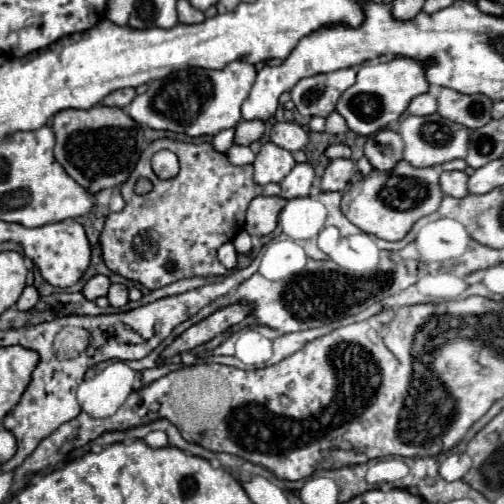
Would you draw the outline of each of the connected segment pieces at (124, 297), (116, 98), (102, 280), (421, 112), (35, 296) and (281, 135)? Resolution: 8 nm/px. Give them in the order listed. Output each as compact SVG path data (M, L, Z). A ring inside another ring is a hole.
M112 284L110 292L108 292L108 300L110 306L124 306L128 302L128 288L124 284Z
M122 88L122 90L112 92L110 96L106 96L106 100L102 100L102 104L104 104L104 106L118 106L118 108L126 108L126 106L132 102L132 98L134 98L134 96L136 96L134 88Z
M98 274L98 276L90 278L90 280L84 284L82 294L86 296L86 300L96 300L96 298L100 298L100 296L106 296L108 286L110 286L110 280L108 280L106 276L100 276L100 274Z
M432 94L416 96L406 110L406 114L414 114L414 116L428 116L434 112L436 112L436 98Z
M26 286L16 306L18 306L18 310L32 310L32 308L36 306L36 302L38 302L38 300L40 300L38 290L36 290L34 286Z
M280 122L280 124L274 124L270 140L282 146L284 150L296 152L308 146L308 132L304 132L302 126L298 126L296 122Z

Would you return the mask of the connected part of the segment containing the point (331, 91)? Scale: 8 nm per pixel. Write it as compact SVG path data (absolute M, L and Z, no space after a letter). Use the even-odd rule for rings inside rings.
M342 68L328 74L316 74L310 78L302 78L292 90L292 102L302 116L322 116L334 112L334 104L338 104L338 96L350 88L356 80L354 68Z

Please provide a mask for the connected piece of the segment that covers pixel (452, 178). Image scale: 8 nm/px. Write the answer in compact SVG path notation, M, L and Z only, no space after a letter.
M442 172L440 176L442 192L454 198L464 198L468 194L466 182L468 182L468 176L464 172Z

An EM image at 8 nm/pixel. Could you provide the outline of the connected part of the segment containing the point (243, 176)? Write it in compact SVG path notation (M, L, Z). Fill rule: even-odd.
M170 138L154 140L140 154L140 160L138 160L134 172L130 174L130 178L120 188L122 198L126 200L124 210L118 212L118 214L108 214L106 216L104 230L100 234L102 258L106 262L106 266L114 274L120 274L120 276L130 278L134 282L140 282L148 290L168 286L168 284L172 284L180 278L188 278L188 276L222 276L222 274L226 274L228 270L218 262L216 250L224 242L230 242L244 228L246 208L248 208L248 204L254 196L278 196L280 194L278 184L260 186L260 184L254 182L252 174L254 174L252 164L234 166L234 164L230 164L228 156L214 150L212 144L206 144L206 142L202 142L202 144L184 144L184 142L176 142L176 140L170 140ZM164 148L172 150L180 160L180 174L172 180L160 180L150 168L152 154L158 152L158 150L164 150ZM142 178L148 178L152 182L152 190L148 194L136 194L134 192L136 182L142 180ZM168 262L174 264L174 270L166 268Z

